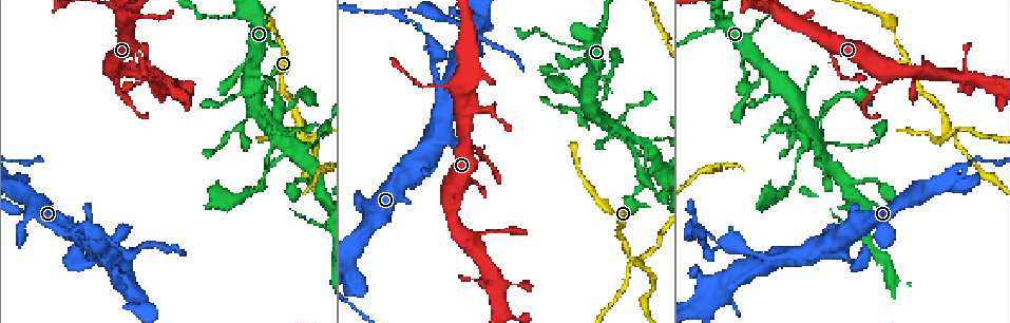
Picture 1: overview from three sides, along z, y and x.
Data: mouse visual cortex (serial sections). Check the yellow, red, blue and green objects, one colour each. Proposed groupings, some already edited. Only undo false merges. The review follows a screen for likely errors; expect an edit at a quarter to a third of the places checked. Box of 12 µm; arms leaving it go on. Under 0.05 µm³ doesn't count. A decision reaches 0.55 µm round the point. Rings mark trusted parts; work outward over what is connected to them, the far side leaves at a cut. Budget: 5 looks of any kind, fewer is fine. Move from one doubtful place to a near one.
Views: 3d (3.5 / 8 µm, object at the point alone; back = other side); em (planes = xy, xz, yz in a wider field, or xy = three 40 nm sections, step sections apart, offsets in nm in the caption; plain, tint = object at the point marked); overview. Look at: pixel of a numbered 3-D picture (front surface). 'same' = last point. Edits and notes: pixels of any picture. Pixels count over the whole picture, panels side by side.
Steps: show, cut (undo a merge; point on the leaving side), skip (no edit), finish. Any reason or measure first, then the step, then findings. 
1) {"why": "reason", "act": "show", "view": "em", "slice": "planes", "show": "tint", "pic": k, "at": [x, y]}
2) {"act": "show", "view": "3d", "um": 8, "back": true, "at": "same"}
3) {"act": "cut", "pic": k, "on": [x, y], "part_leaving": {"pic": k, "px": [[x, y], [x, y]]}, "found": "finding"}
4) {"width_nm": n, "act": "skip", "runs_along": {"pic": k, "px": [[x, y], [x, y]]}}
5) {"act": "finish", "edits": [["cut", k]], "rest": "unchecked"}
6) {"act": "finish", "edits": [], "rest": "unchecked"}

{"act": "show", "view": "3d", "um": 3.5, "pic": 1, "at": [713, 237]}

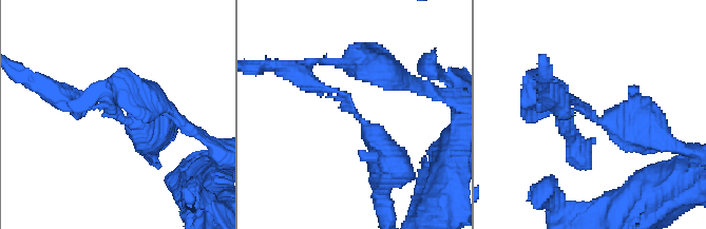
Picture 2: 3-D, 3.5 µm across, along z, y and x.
{"arm_widths_nm": [100, 600], "act": "show", "view": "em", "slice": "xy", "step": 5, "show": "tint", "pic": 2, "at": [356, 117]}

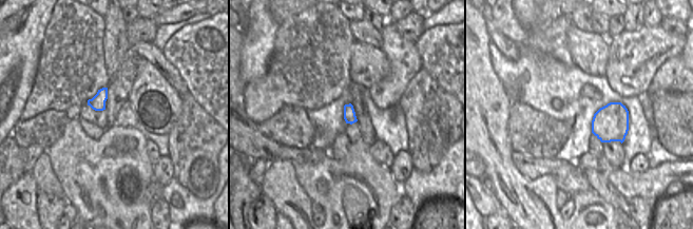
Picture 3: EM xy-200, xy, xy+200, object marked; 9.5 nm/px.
{"act": "cut", "pic": 2, "on": [93, 106], "part_leaving": {"pic": 2, "px": [[120, 115], [101, 96], [81, 106]]}, "found": "two cells meet here"}

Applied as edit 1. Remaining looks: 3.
{"why": "abrupt turn", "act": "show", "view": "3d", "um": 3.5, "pic": 1, "at": [798, 112]}

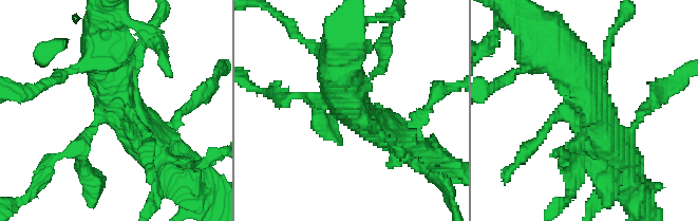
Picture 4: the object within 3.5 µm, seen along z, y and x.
{"act": "show", "view": "em", "slice": "xy", "step": 1, "show": "tint", "pic": 4, "at": [119, 113]}

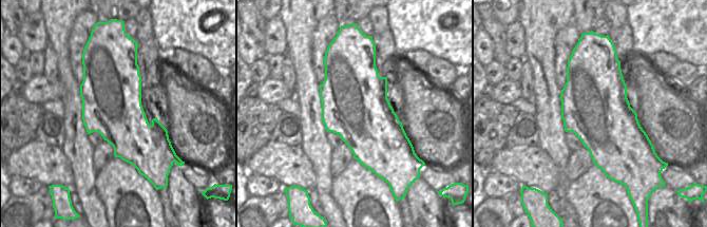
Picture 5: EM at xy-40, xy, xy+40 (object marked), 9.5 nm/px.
{"act": "show", "view": "em", "slice": "xy", "step": 2, "show": "tint", "at": "same"}

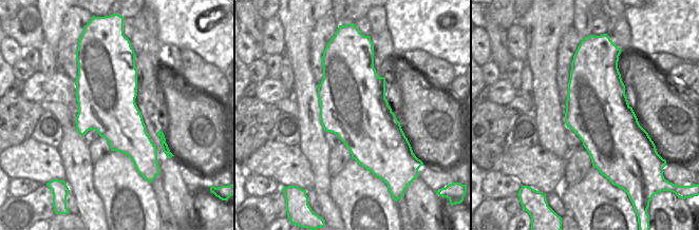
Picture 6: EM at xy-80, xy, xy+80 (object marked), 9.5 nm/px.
{"act": "skip", "found": "one cell here"}

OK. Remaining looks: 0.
{"act": "finish", "edits": [["cut", 2]], "rest": "unchecked"}

